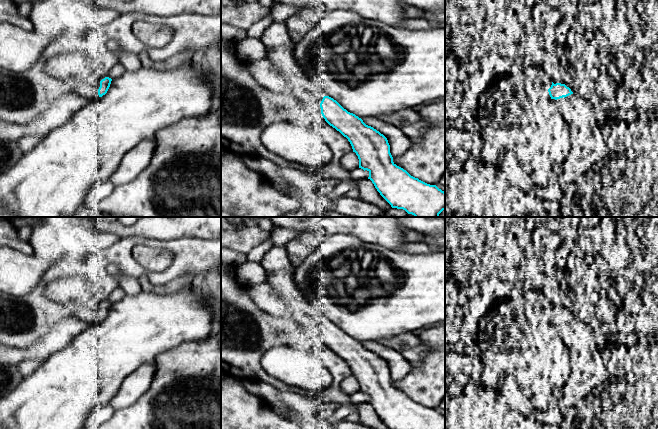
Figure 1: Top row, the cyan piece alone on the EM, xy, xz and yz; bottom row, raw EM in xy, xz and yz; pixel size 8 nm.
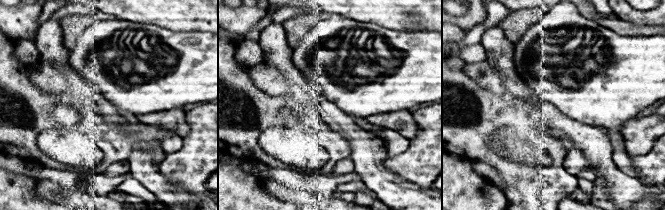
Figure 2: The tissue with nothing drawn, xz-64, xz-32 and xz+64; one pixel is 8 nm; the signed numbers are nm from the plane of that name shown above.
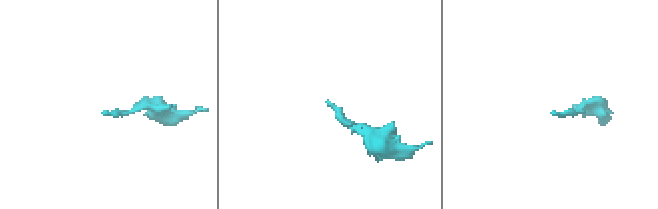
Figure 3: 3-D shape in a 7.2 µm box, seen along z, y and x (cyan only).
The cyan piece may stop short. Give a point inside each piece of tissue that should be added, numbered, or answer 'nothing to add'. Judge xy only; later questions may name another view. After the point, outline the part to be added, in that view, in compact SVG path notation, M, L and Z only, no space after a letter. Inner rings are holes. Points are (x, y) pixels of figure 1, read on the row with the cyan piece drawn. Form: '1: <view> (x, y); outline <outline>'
1: xy (86, 88); outline M96 79L94 81L83 80L83 81L77 82L74 85L73 91L74 93L88 100L94 100L97 96L96 92L100 87L100 81L101 80Z

